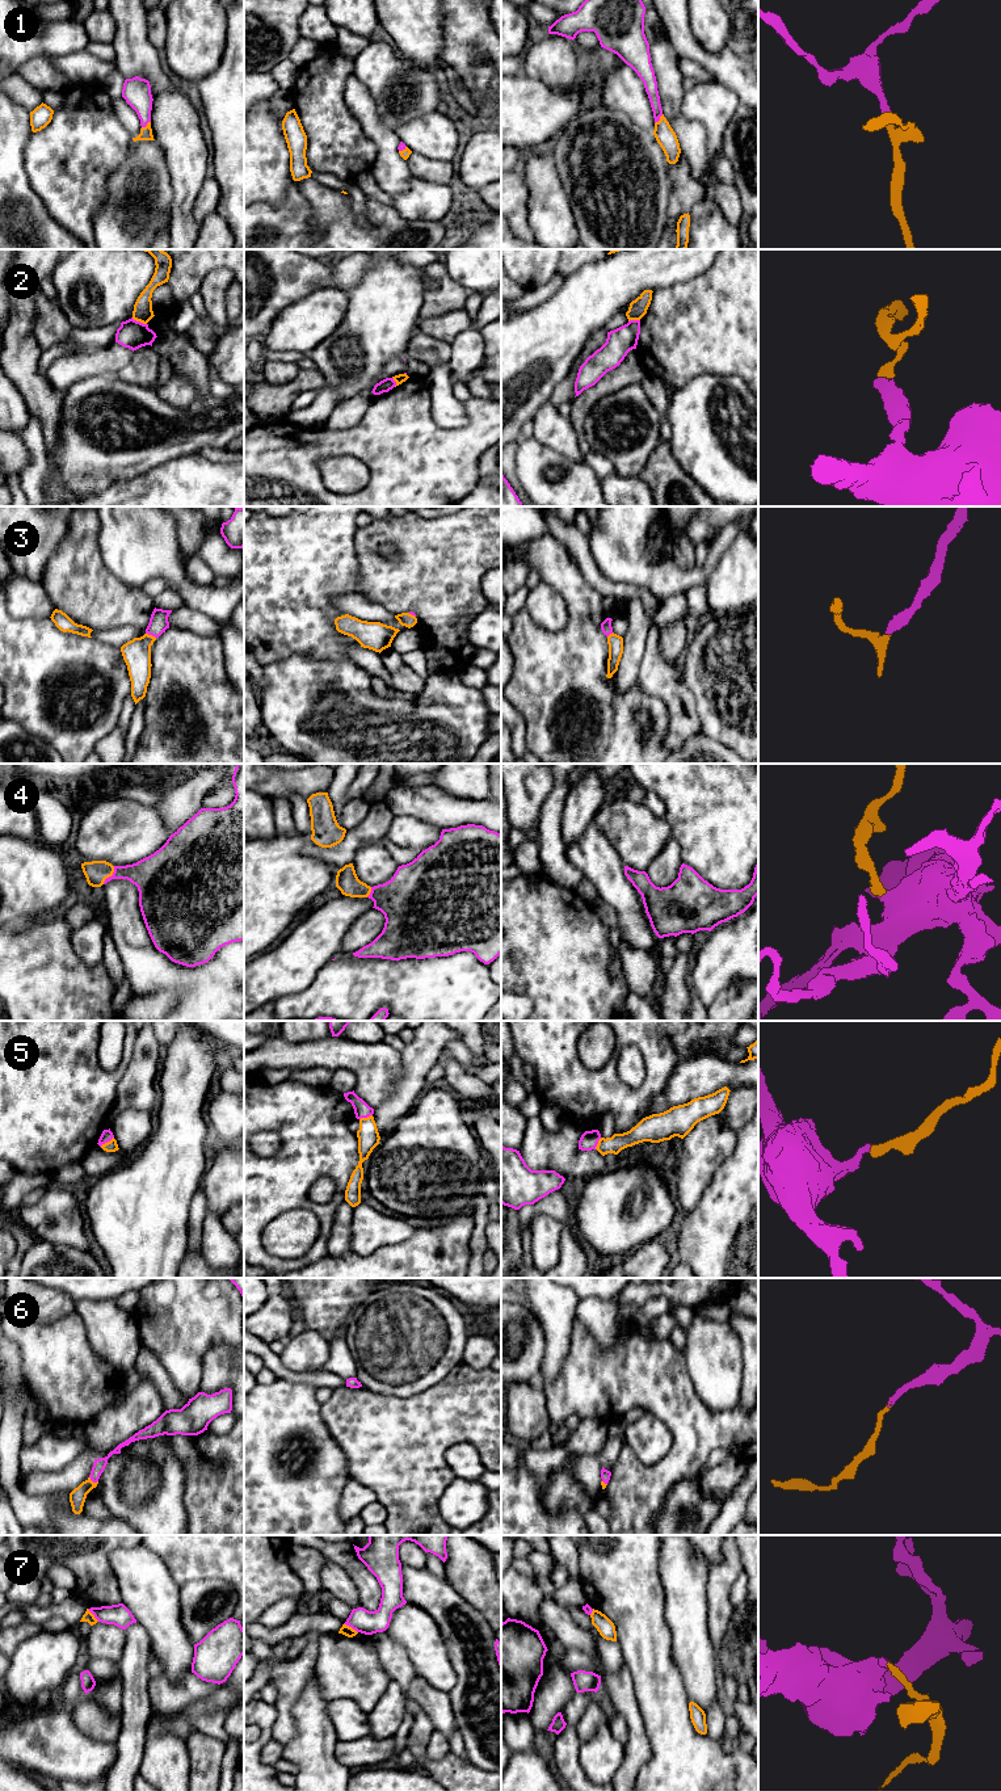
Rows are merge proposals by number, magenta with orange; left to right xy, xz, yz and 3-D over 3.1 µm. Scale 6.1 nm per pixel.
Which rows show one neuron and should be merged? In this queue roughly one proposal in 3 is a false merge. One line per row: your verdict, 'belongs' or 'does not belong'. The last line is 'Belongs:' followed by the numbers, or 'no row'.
1: belongs
2: does not belong
3: belongs
4: belongs
5: belongs
6: belongs
7: does not belong
Belongs: 1, 3, 4, 5, 6

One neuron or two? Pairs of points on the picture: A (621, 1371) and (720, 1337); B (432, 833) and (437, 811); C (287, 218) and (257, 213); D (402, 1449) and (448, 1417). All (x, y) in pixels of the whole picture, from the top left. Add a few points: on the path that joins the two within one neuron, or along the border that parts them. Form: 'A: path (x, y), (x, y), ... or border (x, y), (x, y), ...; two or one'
A: border (682, 1353), (692, 1383); two
B: border (406, 814), (433, 823), (441, 829); two
C: path (280, 218), (265, 218); one
D: path (413, 1437), (436, 1419); one

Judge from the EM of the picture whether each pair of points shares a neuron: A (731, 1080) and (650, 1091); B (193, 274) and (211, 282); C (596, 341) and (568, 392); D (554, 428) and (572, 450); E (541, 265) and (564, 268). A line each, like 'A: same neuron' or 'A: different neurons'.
A: different neurons
B: different neurons
C: same neuron
D: same neuron
E: different neurons

